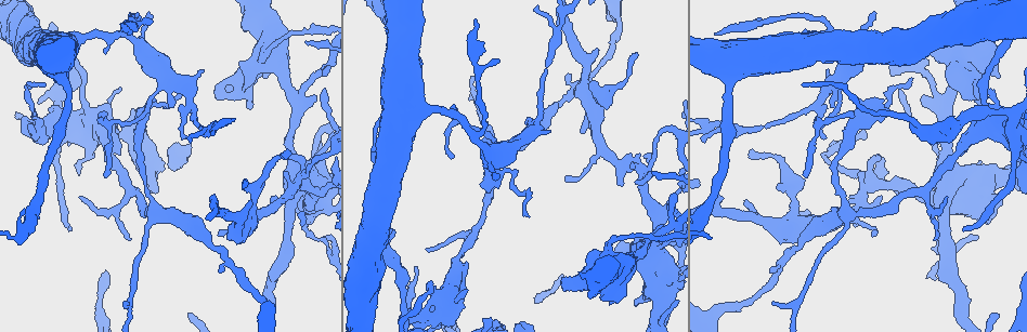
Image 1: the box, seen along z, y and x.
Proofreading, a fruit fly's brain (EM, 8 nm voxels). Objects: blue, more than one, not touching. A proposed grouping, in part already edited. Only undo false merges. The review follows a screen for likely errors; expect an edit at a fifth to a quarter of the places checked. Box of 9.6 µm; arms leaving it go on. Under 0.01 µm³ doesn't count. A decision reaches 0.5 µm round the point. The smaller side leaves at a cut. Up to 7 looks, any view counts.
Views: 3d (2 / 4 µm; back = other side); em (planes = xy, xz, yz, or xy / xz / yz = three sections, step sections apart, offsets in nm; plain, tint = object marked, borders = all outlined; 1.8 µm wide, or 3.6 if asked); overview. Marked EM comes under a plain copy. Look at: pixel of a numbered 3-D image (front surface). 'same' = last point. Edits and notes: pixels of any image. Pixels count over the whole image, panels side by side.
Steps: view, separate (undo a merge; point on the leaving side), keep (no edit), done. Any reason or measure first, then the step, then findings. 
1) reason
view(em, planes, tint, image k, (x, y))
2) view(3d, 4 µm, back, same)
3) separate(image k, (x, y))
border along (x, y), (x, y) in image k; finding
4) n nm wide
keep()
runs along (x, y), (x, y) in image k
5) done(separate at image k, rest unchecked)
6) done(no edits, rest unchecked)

four or more arms meet
view(em, xy, step 16, tint, image 1, (880, 185))

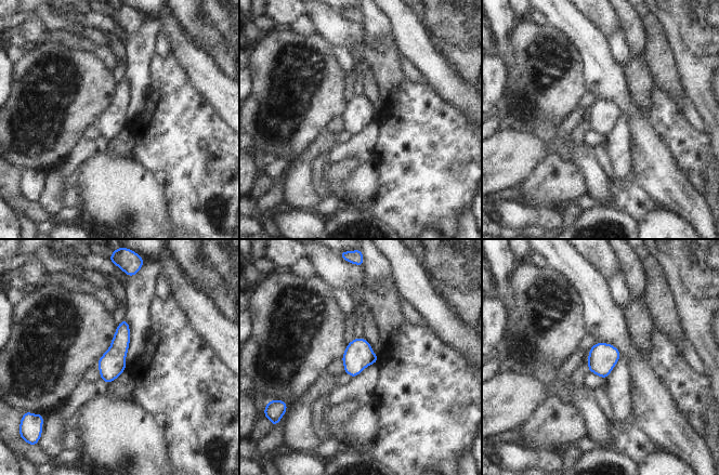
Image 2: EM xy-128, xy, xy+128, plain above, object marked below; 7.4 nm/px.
cut it another way
view(em, planes, tint, same)

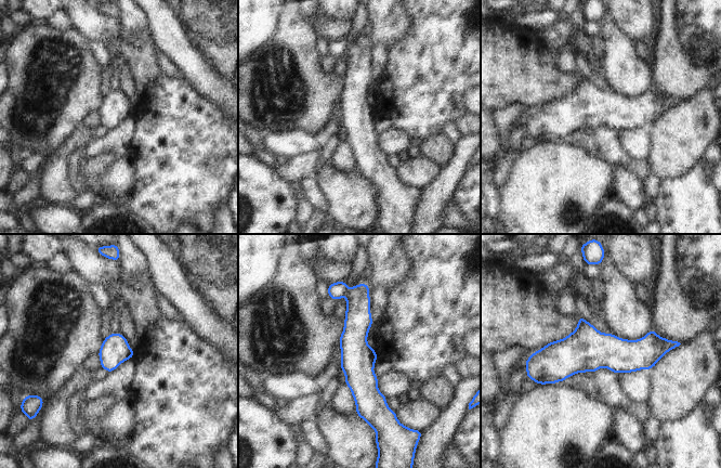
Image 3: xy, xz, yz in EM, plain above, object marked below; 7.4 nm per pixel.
keep()
runs along (354, 290), (357, 366), (371, 419) in image 3; continuous, no second neuron

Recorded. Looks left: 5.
view(em, 3.6 µm, planes, tint, image 1, (984, 197))

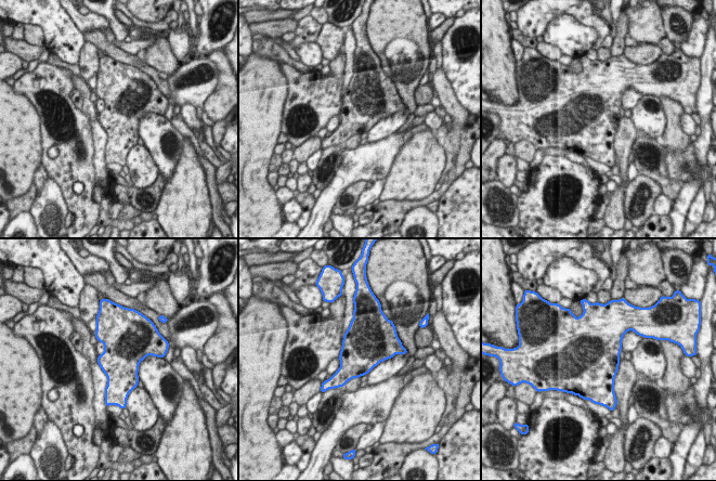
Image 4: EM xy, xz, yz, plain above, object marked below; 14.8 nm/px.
keep()
all the same neuron

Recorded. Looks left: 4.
two arms in line, one across
view(3d, 2 µm, image 1, (945, 111))

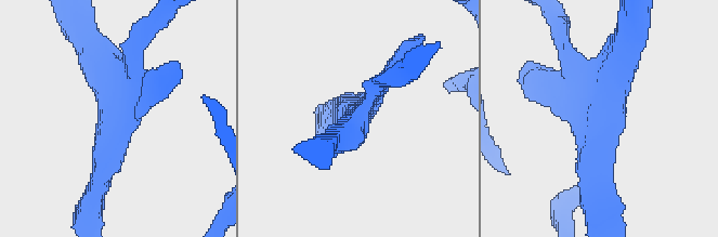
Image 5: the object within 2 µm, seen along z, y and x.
now the EM
view(em, planes, tint, image 5, (355, 116))

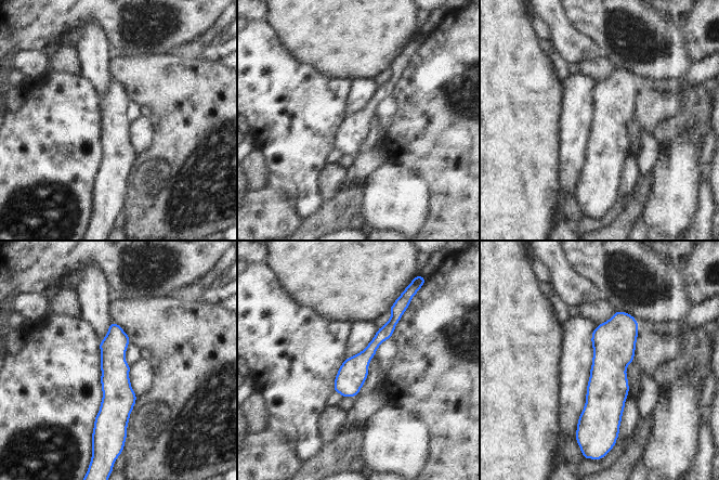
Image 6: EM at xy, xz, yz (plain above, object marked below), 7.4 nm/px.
220 nm wide
keep()
runs along (618, 313), (596, 427) in image 6; continuous, no second neuron

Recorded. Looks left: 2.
done(no edits, rest unchecked)

